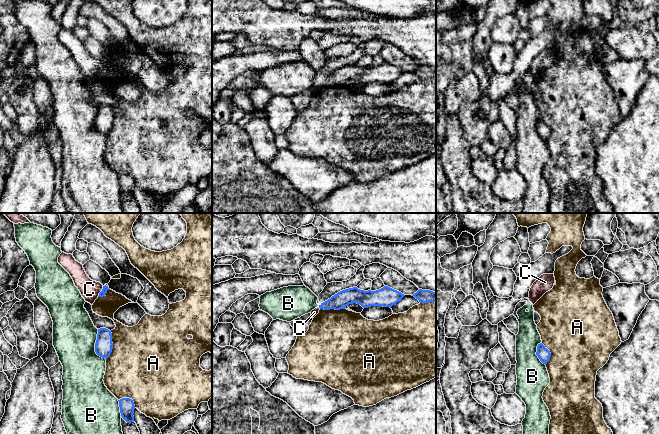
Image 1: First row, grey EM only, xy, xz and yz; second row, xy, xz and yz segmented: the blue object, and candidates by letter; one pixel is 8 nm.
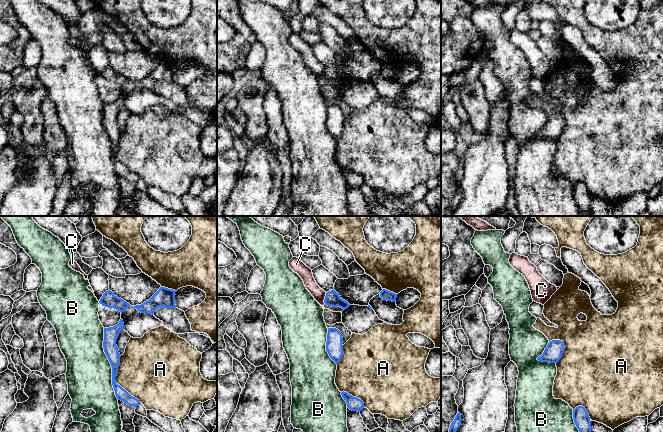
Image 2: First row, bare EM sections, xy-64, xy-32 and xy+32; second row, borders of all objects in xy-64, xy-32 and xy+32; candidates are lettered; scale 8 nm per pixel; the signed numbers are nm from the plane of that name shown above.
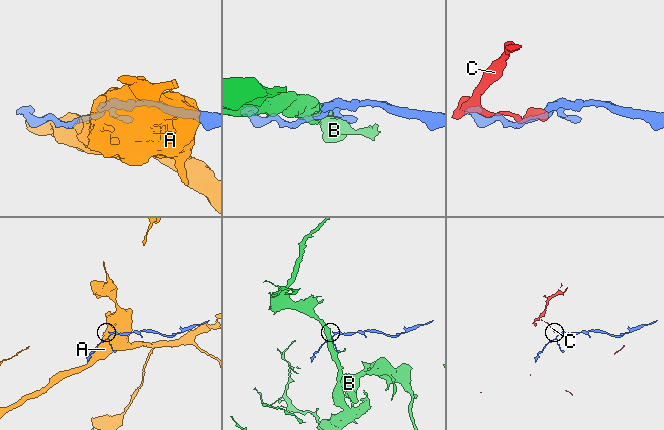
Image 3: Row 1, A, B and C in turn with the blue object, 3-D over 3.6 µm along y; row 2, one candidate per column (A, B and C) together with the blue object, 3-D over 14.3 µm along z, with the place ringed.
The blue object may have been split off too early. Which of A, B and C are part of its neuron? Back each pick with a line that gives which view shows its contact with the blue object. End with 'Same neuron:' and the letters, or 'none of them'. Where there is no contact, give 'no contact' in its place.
Same neuron: none of them

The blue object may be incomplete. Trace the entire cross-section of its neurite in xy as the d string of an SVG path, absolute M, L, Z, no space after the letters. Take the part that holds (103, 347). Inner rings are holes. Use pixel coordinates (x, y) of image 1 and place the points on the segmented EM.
M106 328L98 329L95 352L98 356L107 359L113 349L112 333Z

